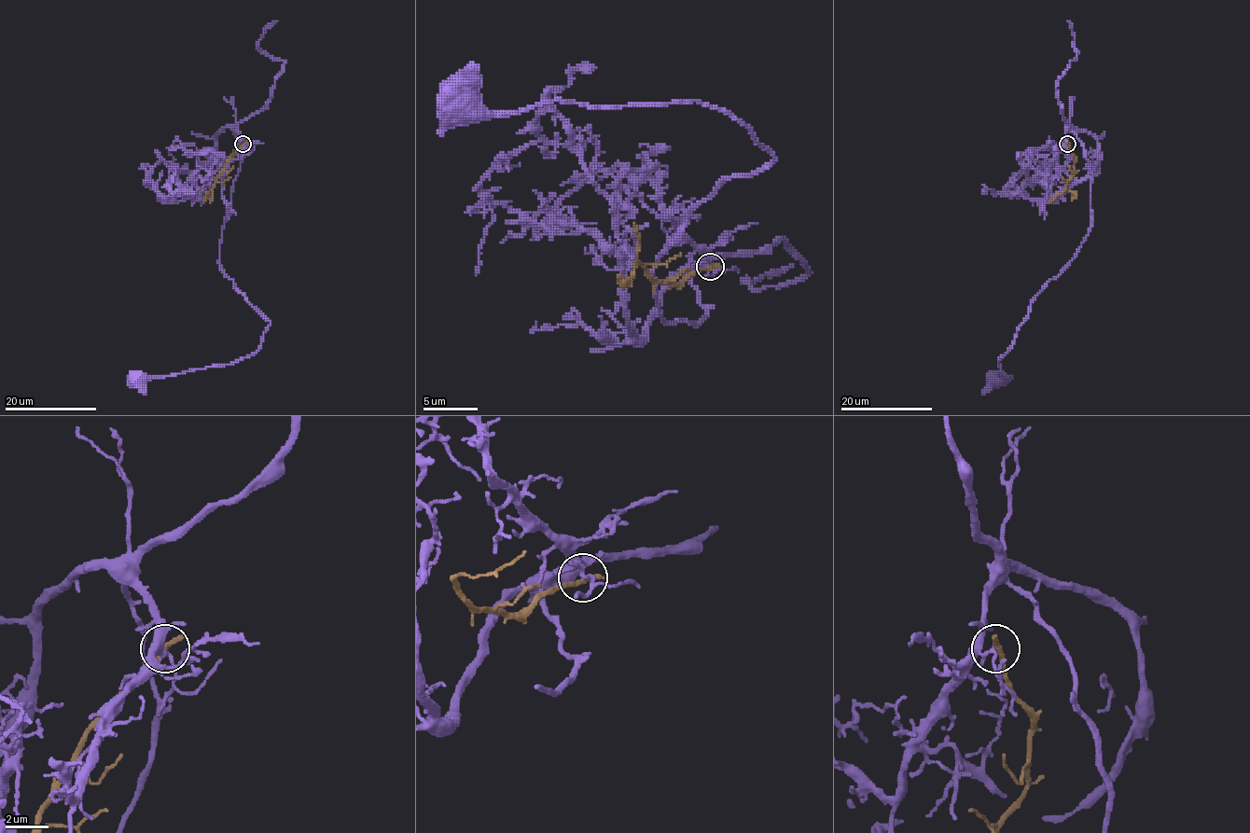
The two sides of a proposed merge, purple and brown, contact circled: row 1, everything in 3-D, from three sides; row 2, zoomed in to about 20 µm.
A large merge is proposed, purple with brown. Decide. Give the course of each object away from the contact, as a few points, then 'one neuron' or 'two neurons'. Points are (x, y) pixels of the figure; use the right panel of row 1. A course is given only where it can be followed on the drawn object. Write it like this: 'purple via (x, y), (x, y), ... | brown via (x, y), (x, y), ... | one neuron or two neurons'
purple via (1066, 144), (1069, 130), (1092, 174), (1090, 231), (1073, 260), (1032, 300), (1012, 345), (997, 362), (999, 378) | brown via (1068, 144), (1075, 159), (1075, 173), (1066, 188), (1049, 202) | two neurons

